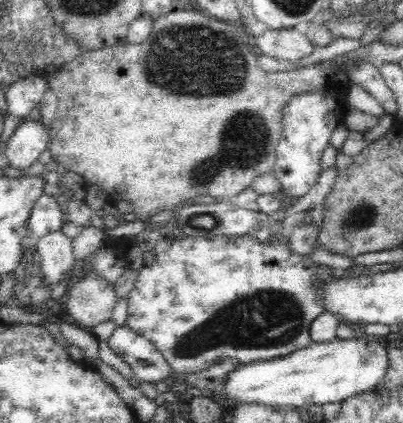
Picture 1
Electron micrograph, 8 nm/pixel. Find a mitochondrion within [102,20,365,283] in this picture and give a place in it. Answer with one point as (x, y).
(199, 44)

